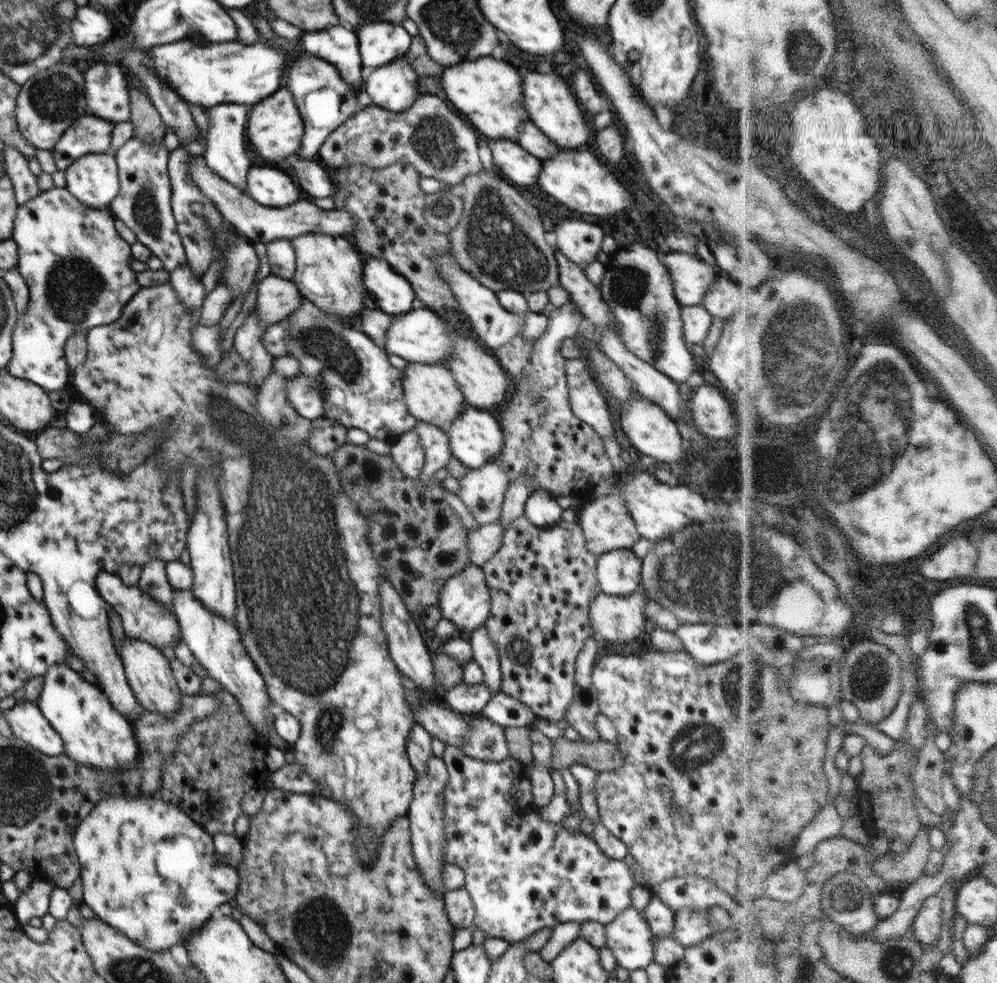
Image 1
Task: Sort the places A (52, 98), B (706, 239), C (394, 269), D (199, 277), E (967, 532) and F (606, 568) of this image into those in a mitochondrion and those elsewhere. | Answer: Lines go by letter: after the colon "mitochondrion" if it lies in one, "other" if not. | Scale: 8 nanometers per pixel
A: mitochondrion
B: other
C: other
D: other
E: other
F: other

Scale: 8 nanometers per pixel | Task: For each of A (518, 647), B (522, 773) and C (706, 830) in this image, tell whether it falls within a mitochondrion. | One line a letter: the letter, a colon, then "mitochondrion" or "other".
A: mitochondrion
B: other
C: other

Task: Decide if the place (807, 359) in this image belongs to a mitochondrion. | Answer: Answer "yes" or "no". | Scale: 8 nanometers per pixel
yes

